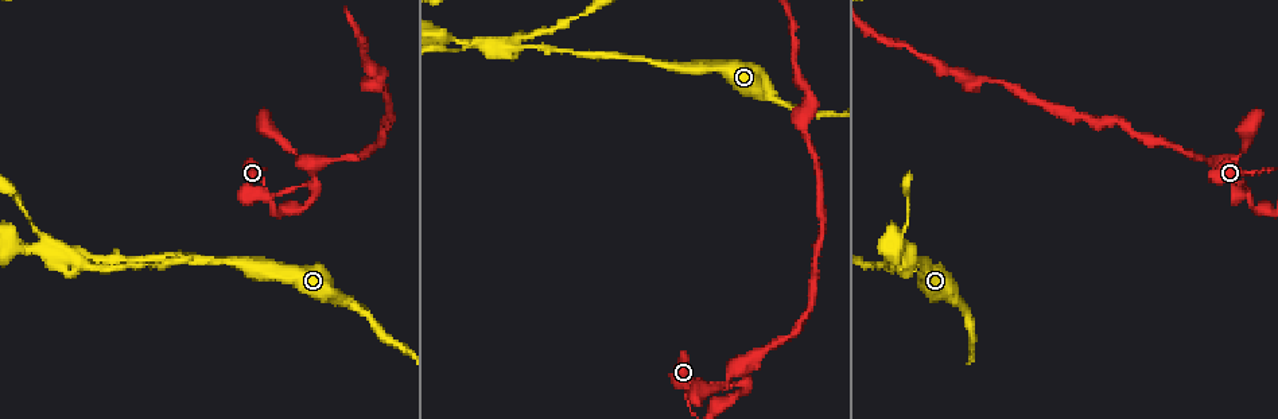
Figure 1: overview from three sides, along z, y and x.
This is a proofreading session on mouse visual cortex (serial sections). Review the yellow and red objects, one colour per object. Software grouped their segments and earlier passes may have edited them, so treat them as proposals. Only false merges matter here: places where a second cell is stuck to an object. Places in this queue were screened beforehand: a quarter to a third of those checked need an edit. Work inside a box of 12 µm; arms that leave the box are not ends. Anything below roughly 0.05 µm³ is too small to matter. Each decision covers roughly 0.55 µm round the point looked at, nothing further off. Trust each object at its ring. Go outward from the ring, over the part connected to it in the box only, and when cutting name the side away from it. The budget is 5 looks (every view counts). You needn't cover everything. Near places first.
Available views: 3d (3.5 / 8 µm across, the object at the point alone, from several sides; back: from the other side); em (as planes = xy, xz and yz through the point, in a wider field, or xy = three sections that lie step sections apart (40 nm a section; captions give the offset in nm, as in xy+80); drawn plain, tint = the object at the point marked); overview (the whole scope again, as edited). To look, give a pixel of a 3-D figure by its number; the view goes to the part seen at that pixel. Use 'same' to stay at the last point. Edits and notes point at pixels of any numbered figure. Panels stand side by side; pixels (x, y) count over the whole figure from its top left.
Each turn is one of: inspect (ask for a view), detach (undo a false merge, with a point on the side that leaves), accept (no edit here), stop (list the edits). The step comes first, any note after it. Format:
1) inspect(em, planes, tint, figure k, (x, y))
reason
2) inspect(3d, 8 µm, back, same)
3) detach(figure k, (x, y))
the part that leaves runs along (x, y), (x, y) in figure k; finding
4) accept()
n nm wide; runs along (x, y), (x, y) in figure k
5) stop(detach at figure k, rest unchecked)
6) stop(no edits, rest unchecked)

inspect(3d, 3.5 µm, figure 1, (897, 268))
three-way junction

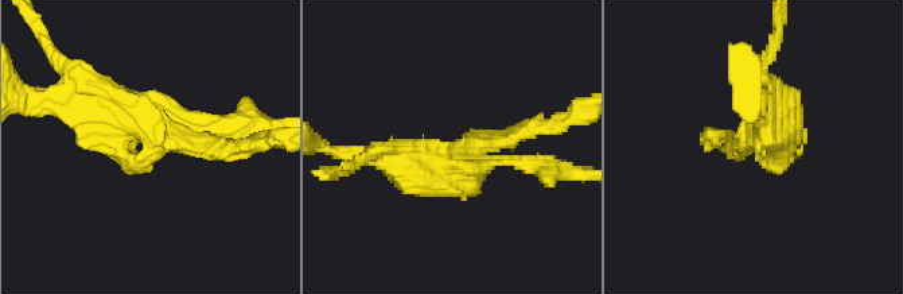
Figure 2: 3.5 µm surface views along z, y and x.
inspect(em, xy, step 1, tint, figure 2, (472, 151))
shape alone is not enough

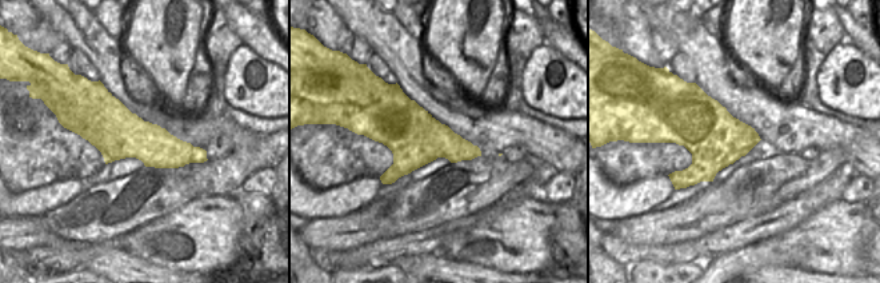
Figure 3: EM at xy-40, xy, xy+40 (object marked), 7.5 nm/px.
detach(figure 2, (345, 166))
arms of 200, 250, 600 nm; a second cell is stuck on

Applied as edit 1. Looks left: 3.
inspect(3d, 3.5 µm, figure 1, (748, 389))

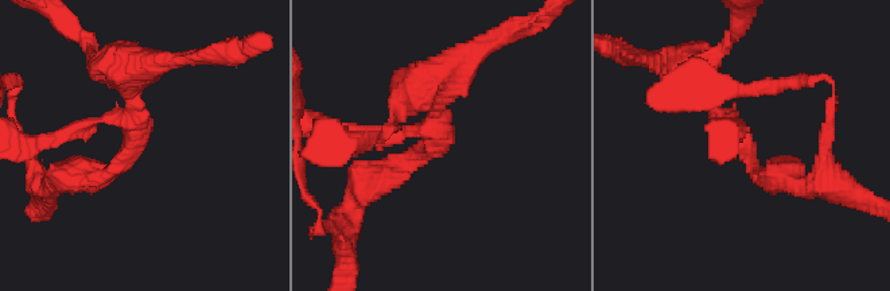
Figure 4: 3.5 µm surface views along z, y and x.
inspect(em, xy, step 5, tint, figure 4, (135, 133))

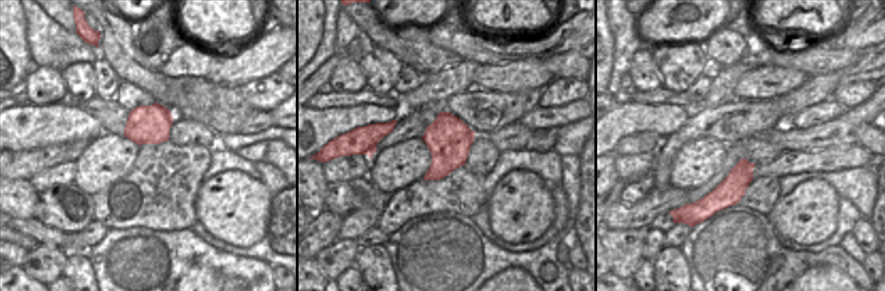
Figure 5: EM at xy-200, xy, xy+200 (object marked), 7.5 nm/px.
accept()
3 arms; runs along (734, 135), (765, 181), (778, 177) in figure 4; one cell here

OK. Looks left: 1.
stop(detach at figure 2, rest unchecked)

